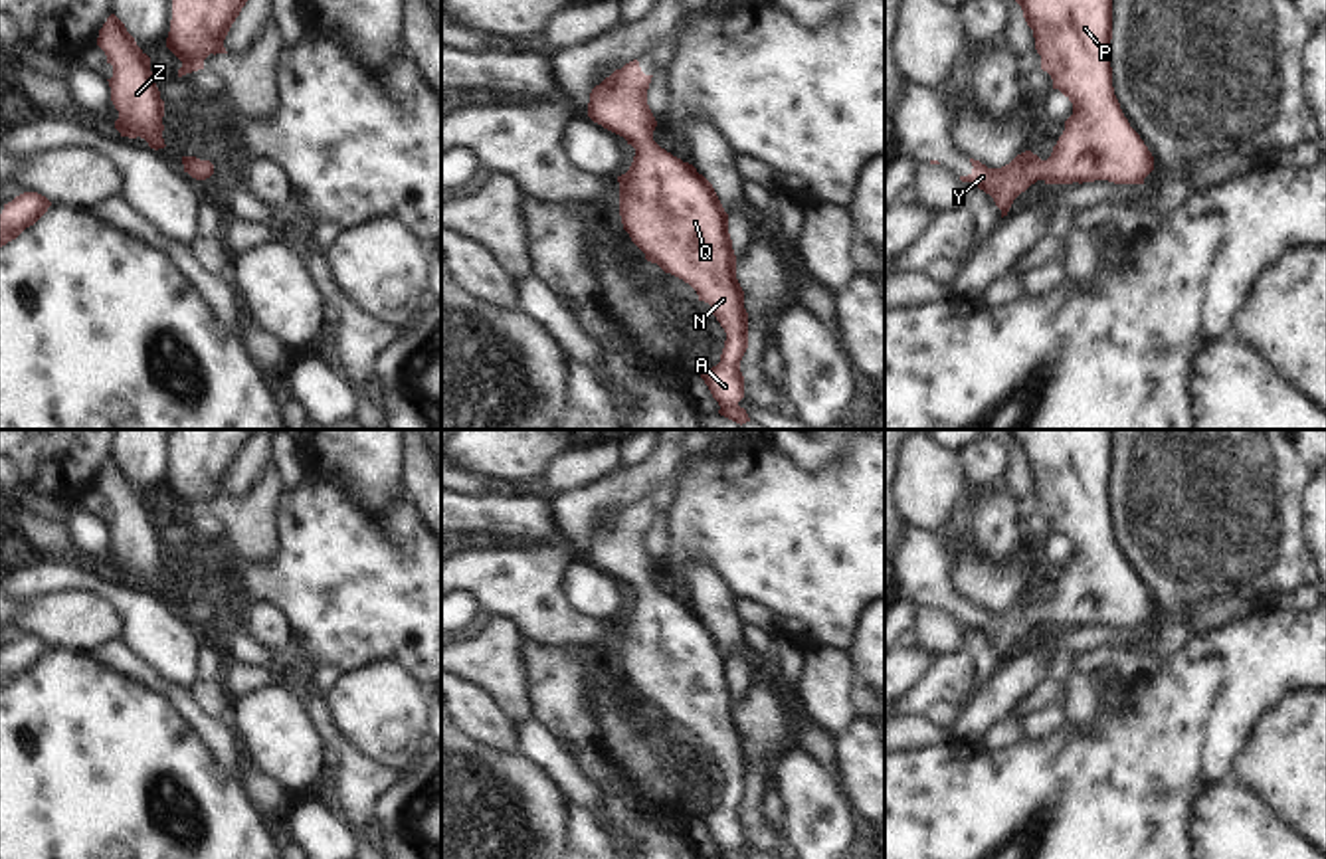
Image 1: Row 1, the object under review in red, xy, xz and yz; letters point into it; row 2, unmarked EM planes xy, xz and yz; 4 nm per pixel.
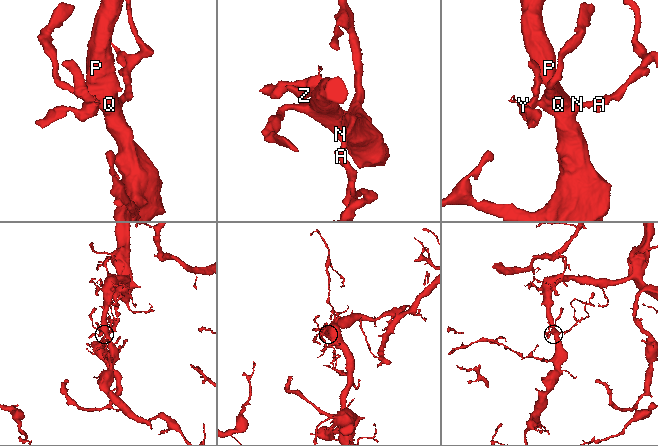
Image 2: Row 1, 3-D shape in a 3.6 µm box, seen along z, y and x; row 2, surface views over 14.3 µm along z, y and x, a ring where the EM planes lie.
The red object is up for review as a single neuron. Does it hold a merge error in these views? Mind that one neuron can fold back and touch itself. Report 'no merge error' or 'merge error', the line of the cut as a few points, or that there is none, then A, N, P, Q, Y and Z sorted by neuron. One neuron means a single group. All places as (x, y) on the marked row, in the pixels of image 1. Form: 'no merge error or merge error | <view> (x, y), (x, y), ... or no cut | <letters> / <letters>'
no merge error | no cut | A N P Q Y Z

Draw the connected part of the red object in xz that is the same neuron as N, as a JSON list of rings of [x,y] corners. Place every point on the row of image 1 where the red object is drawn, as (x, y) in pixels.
[[[637,59],[616,69],[592,89],[588,117],[635,148],[629,170],[617,176],[623,230],[647,261],[689,283],[699,301],[712,307],[726,340],[720,362],[699,374],[718,402],[718,414],[742,426],[750,422],[738,406],[744,398],[740,360],[748,348],[748,313],[736,279],[728,214],[693,164],[653,141],[651,77]]]

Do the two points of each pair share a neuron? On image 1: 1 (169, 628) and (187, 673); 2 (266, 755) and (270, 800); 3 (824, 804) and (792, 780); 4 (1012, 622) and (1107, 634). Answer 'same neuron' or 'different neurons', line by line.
1: same neuron
2: different neurons
3: same neuron
4: different neurons

